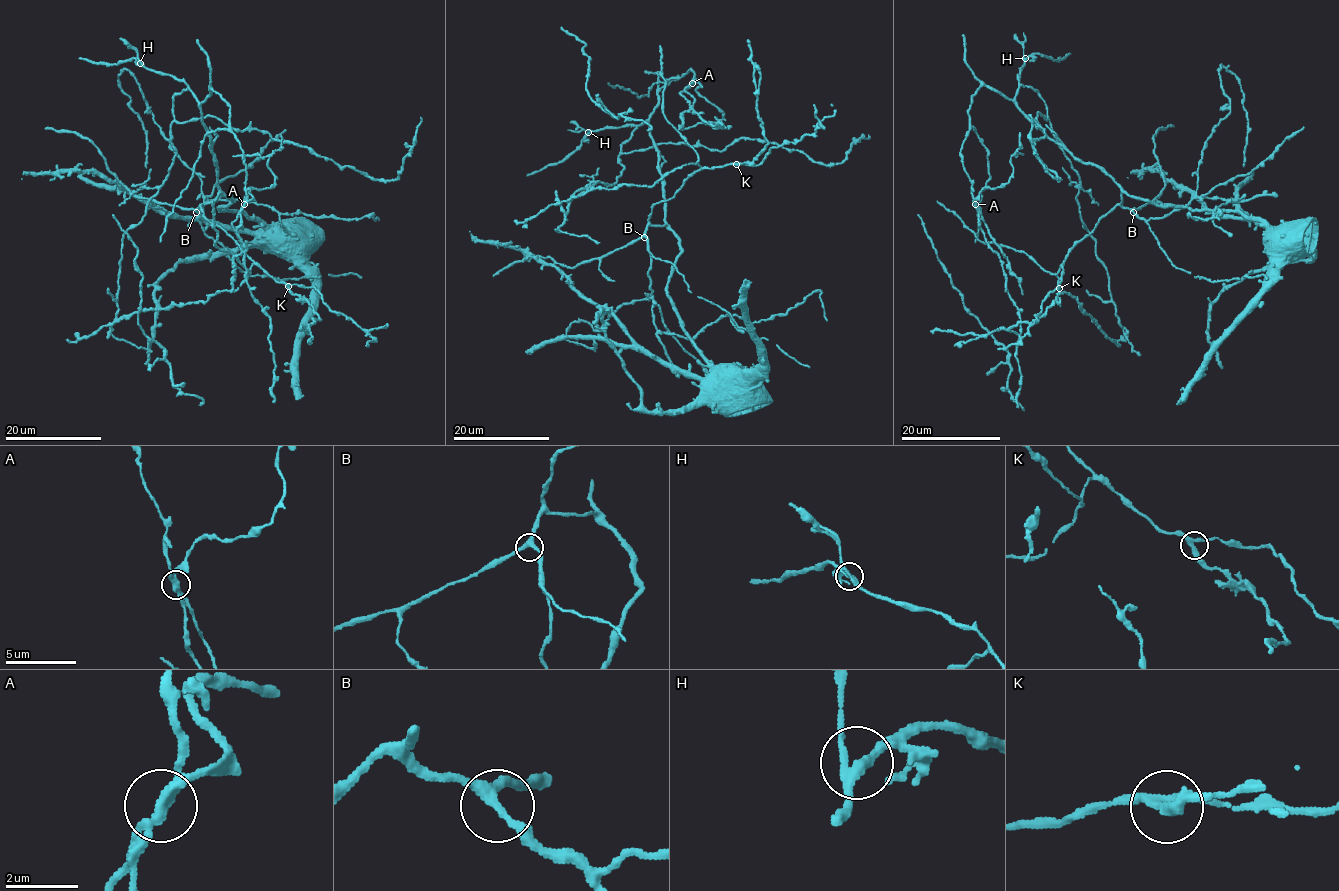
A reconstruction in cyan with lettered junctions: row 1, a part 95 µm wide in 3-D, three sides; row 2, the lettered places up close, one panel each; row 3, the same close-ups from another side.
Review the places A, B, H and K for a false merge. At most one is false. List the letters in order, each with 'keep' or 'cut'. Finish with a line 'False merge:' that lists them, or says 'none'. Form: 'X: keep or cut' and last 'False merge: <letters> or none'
A: cut
B: keep
H: keep
K: keep
False merge: A

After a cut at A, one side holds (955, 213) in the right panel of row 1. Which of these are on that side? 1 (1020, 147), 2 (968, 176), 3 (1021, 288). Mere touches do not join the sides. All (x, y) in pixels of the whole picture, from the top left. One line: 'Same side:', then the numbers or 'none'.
Same side: 2

